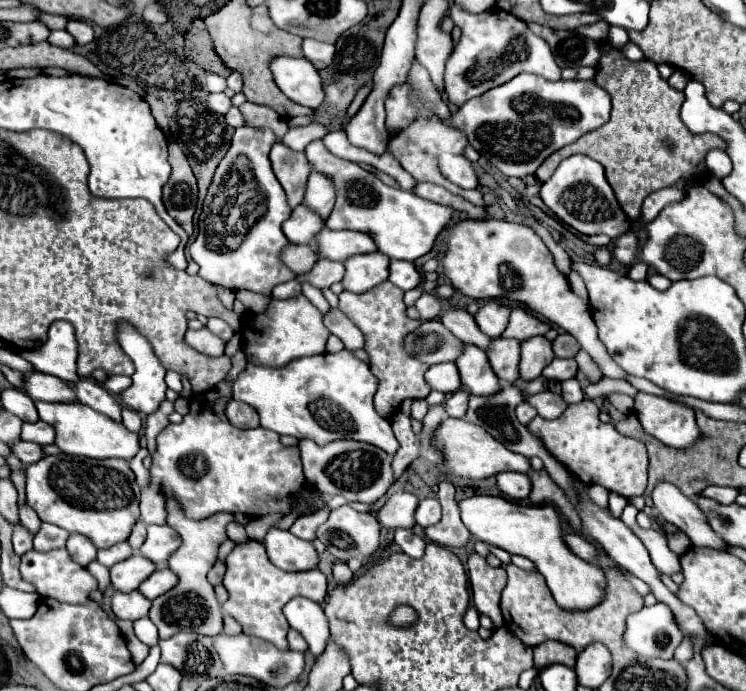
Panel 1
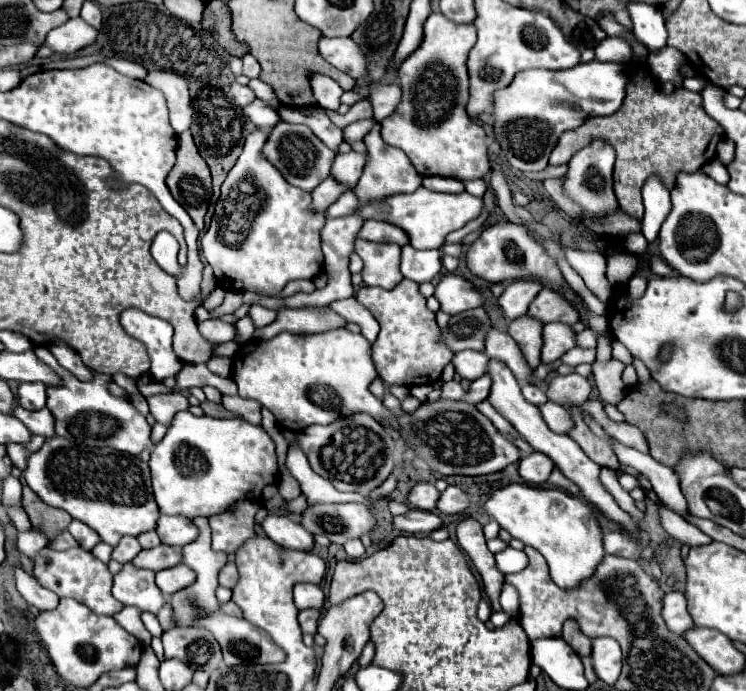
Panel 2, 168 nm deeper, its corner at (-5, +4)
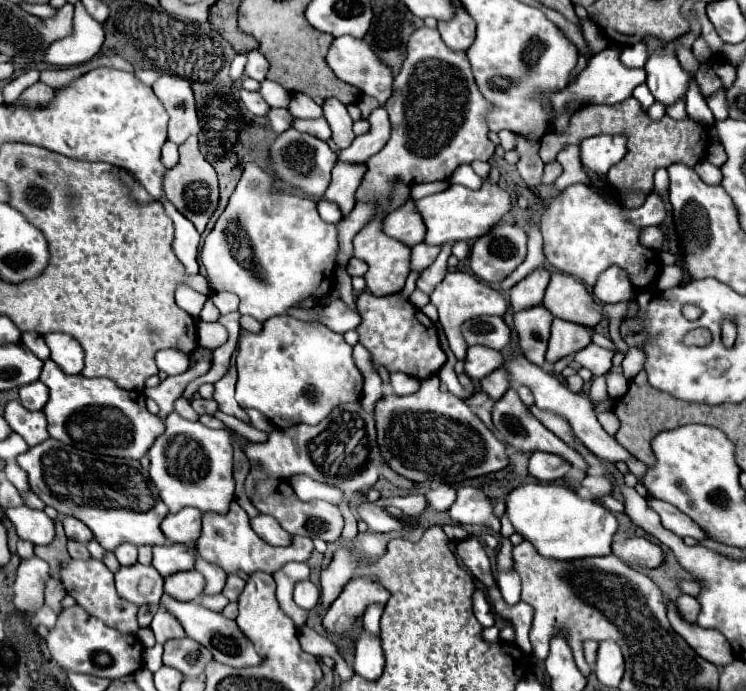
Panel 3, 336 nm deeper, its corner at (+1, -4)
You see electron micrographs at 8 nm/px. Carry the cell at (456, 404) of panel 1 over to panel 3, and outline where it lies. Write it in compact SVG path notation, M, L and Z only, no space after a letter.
M497 368L495 372L491 372L489 376L485 376L481 380L481 390L487 392L491 396L491 400L499 400L509 388L511 388L511 380L509 380L509 372L505 368Z

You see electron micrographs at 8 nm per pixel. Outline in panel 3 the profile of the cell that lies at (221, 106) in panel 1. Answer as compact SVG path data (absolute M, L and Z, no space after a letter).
M241 90L241 100L245 102L245 106L249 106L249 112L253 112L255 116L267 116L271 110L271 106L263 100L263 96L259 92Z

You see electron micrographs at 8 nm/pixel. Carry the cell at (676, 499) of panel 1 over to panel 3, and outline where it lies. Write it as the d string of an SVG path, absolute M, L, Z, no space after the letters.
M513 358L513 360L505 362L505 368L509 368L509 372L513 372L513 382L515 382L515 384L525 384L525 386L529 386L529 390L531 390L533 396L535 396L535 406L537 406L537 408L549 410L549 412L555 412L555 414L563 416L563 418L569 422L571 430L581 438L581 442L583 442L595 456L607 458L607 460L611 460L613 464L615 464L617 460L627 462L629 452L625 452L625 448L623 448L613 436L609 436L609 434L603 430L603 426L599 424L599 420L597 420L595 412L593 412L593 402L591 402L591 400L587 400L583 394L571 392L571 390L565 386L565 382L559 380L553 372L545 372L541 366L535 366L535 364L531 364L529 360L525 360L525 358Z

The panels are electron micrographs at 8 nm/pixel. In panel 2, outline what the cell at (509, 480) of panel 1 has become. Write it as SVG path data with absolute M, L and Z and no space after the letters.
M533 452L519 462L519 476L523 478L525 484L539 486L547 482L547 476L551 474L553 466L555 464L551 464L551 458L543 456L541 452Z

